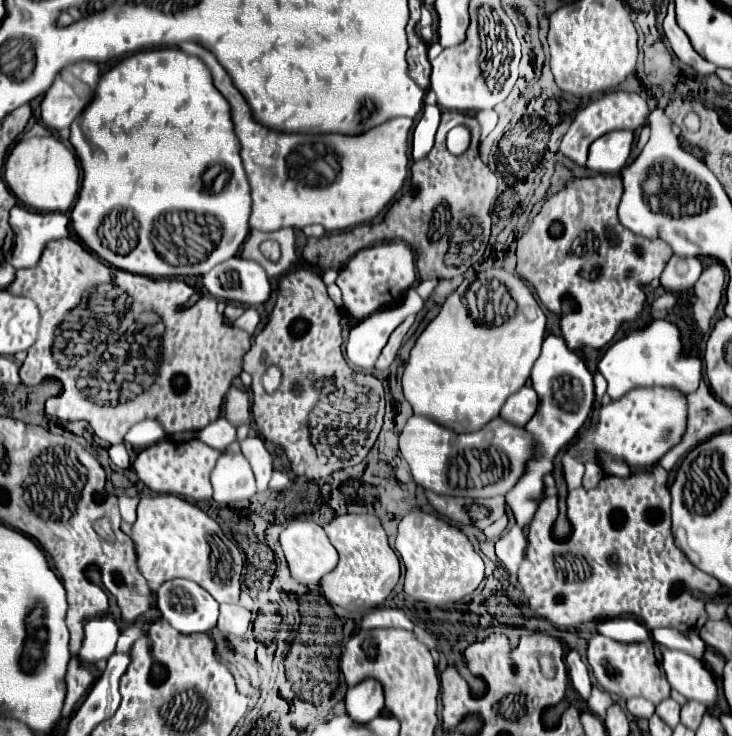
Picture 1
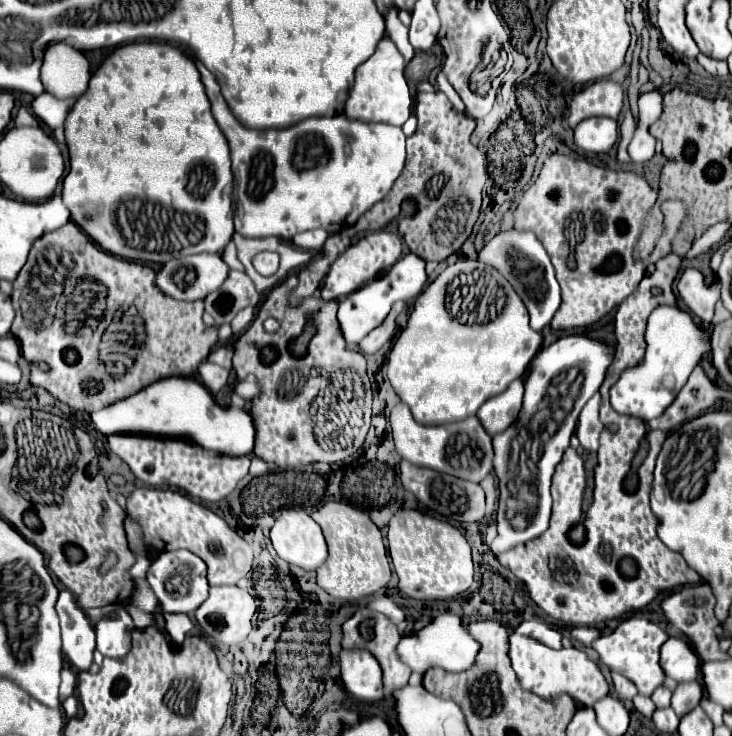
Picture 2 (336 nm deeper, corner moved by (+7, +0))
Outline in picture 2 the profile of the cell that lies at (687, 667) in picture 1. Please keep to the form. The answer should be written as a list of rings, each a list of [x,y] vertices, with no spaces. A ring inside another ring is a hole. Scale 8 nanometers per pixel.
[[[668,638],[668,642],[662,646],[660,666],[666,676],[678,682],[698,680],[700,676],[700,660],[690,648],[690,644],[682,638]]]

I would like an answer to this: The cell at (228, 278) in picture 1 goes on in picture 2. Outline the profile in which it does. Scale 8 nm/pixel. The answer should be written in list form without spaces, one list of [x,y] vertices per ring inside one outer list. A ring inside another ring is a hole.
[[[194,254],[166,262],[156,274],[158,290],[174,300],[200,300],[228,276],[220,254]]]

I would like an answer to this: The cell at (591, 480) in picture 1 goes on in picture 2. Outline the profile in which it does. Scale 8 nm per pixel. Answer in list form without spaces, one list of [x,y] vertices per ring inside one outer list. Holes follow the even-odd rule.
[[[454,266],[446,268],[436,280],[432,280],[426,290],[416,298],[414,310],[408,318],[408,326],[400,332],[400,336],[394,342],[394,348],[388,354],[386,362],[386,374],[394,390],[398,392],[400,400],[406,402],[414,414],[414,418],[422,424],[446,424],[454,420],[462,420],[466,416],[474,416],[478,408],[492,396],[504,392],[508,384],[516,378],[520,378],[532,360],[532,356],[538,352],[542,344],[542,336],[534,332],[528,324],[528,310],[520,296],[514,292],[510,284],[496,284],[492,292],[488,292],[492,298],[496,296],[496,290],[502,290],[502,296],[506,296],[506,302],[500,310],[496,310],[494,318],[488,318],[488,322],[480,324],[462,324],[456,318],[452,318],[446,310],[444,298],[446,288],[452,282],[452,278],[458,274]]]

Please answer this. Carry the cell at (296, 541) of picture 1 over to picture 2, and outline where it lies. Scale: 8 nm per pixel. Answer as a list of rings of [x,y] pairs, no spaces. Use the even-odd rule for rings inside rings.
[[[302,508],[278,510],[270,540],[282,560],[304,570],[316,570],[328,558],[320,526]]]

